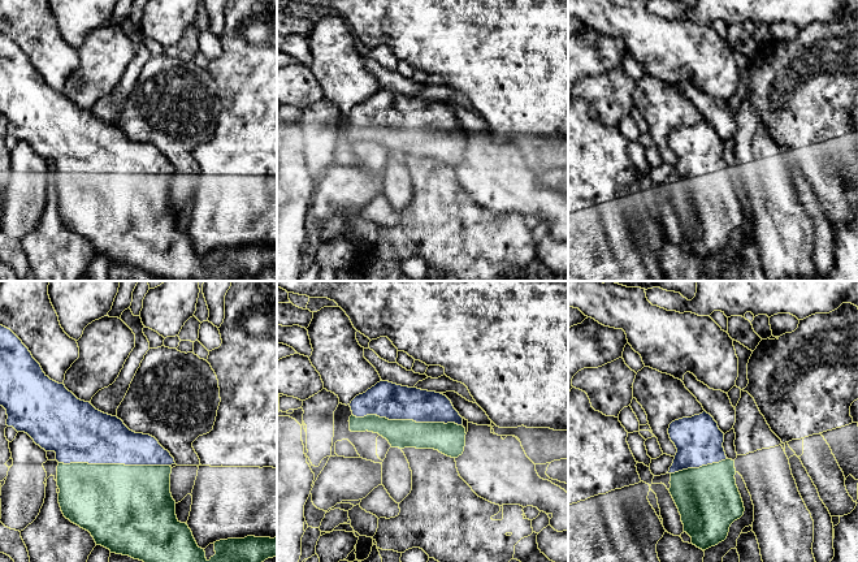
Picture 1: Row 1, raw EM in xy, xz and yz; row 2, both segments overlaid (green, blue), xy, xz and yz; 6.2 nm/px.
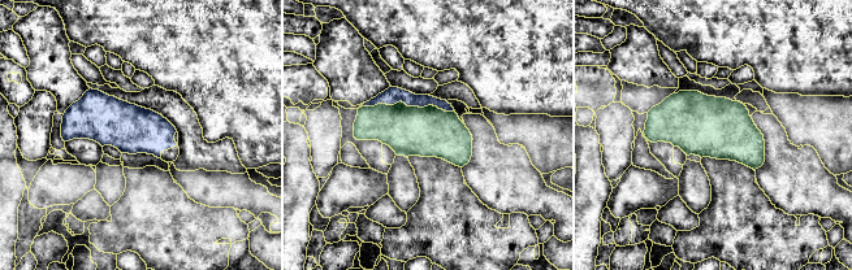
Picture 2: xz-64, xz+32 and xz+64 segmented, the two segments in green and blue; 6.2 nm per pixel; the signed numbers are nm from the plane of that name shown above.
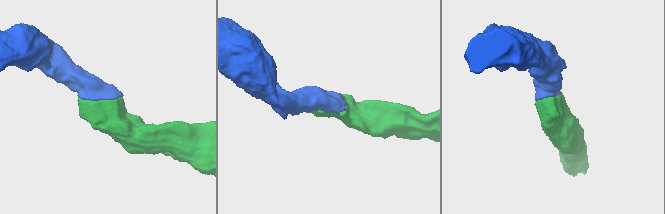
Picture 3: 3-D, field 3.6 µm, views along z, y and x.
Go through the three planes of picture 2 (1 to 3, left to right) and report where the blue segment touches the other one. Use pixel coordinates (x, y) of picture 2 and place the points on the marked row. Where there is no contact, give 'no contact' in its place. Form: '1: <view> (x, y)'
1: no contact
2: xz+32 (409, 107)
3: no contact

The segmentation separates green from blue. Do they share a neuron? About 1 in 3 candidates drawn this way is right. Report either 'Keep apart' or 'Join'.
Join

